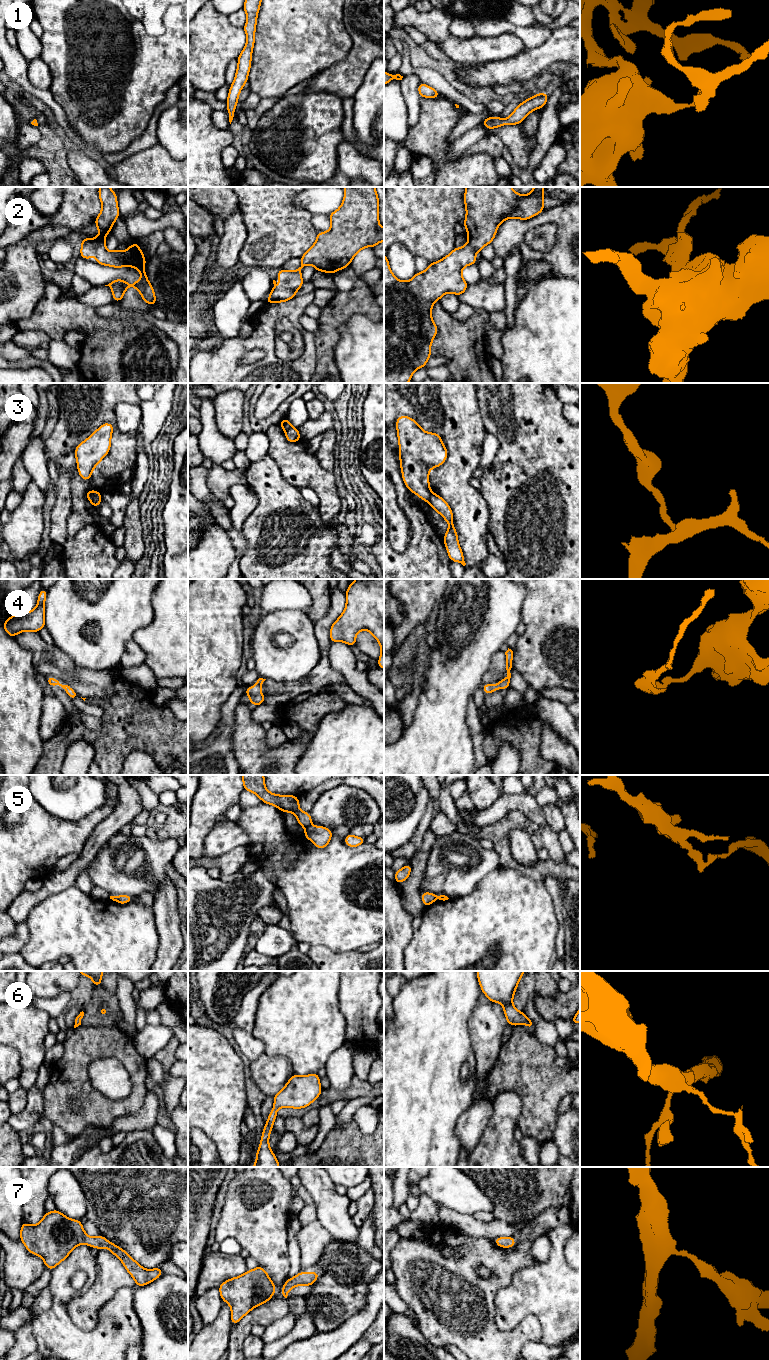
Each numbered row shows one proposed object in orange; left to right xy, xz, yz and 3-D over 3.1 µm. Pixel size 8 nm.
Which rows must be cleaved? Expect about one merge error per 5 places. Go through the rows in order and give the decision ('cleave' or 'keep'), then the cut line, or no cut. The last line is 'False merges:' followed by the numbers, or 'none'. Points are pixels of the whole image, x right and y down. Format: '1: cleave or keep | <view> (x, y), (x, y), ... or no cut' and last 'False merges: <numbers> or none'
1: keep | no cut
2: keep | no cut
3: cleave | xy (99, 492), (90, 501)
4: keep | no cut
5: cleave | xz (309, 827), (306, 829)
6: keep | no cut
7: keep | no cut
False merges: 3, 5

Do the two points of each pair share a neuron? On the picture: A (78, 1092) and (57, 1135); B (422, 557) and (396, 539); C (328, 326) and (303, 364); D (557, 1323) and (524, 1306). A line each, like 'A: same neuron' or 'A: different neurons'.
A: different neurons
B: different neurons
C: different neurons
D: same neuron

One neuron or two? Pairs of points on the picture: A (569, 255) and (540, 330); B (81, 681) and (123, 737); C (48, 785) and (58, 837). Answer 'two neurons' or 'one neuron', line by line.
A: two neurons
B: two neurons
C: two neurons

